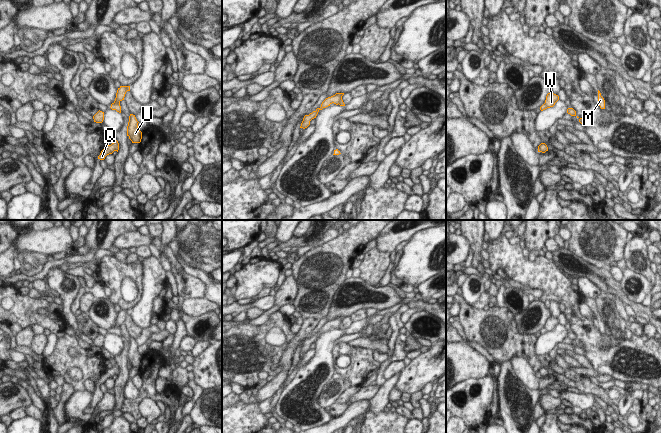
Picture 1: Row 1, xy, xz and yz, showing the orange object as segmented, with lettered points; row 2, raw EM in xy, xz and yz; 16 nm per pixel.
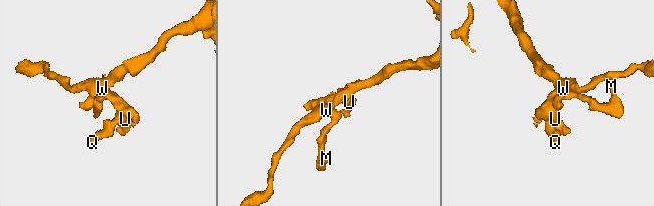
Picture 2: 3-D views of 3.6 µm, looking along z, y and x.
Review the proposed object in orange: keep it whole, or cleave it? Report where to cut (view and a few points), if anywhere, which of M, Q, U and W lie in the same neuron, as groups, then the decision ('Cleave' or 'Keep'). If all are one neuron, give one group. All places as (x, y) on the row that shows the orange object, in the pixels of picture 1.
Split along xy (112, 103), (119, 104). Groups: M Q U / W. Cleave

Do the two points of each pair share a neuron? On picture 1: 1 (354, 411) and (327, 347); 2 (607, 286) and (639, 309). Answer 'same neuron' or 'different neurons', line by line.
1: different neurons
2: same neuron

